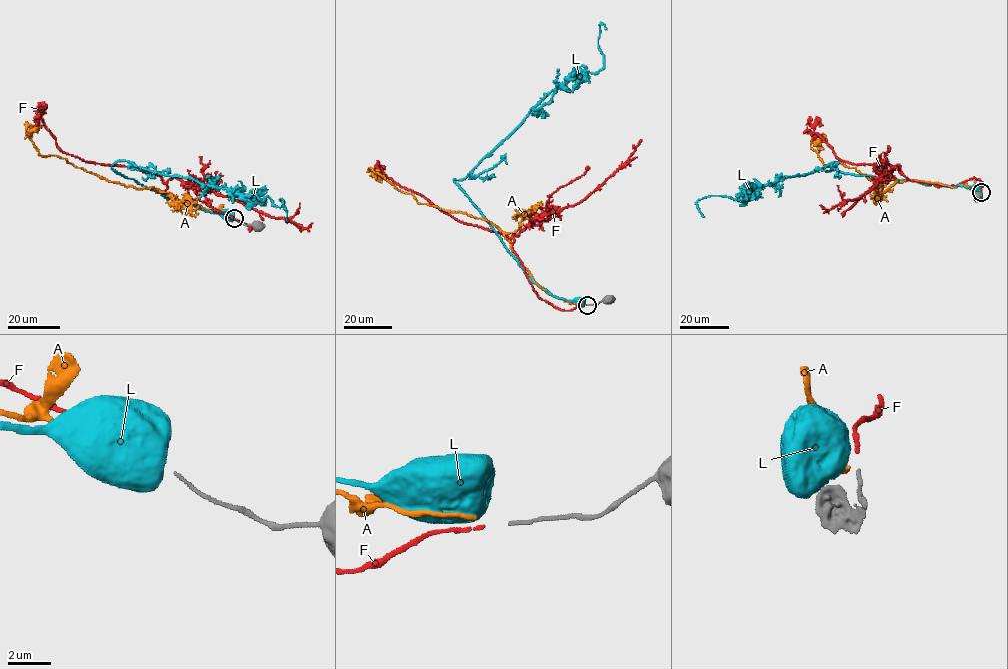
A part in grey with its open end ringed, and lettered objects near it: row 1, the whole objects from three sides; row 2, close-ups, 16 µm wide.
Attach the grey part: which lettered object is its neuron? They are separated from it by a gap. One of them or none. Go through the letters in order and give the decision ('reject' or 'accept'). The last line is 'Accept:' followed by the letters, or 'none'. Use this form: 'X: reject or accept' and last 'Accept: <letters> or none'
A: reject
F: accept
L: reject
Accept: F

